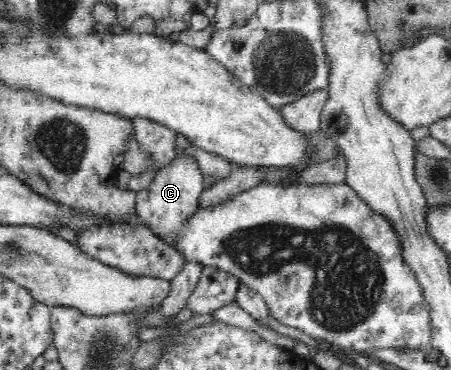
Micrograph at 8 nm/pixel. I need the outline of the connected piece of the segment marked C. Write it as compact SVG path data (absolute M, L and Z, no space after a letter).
M182 154L176 156L158 170L152 182L136 193L135 212L152 233L173 246L175 234L183 227L185 220L196 210L203 193L204 176L196 156Z

